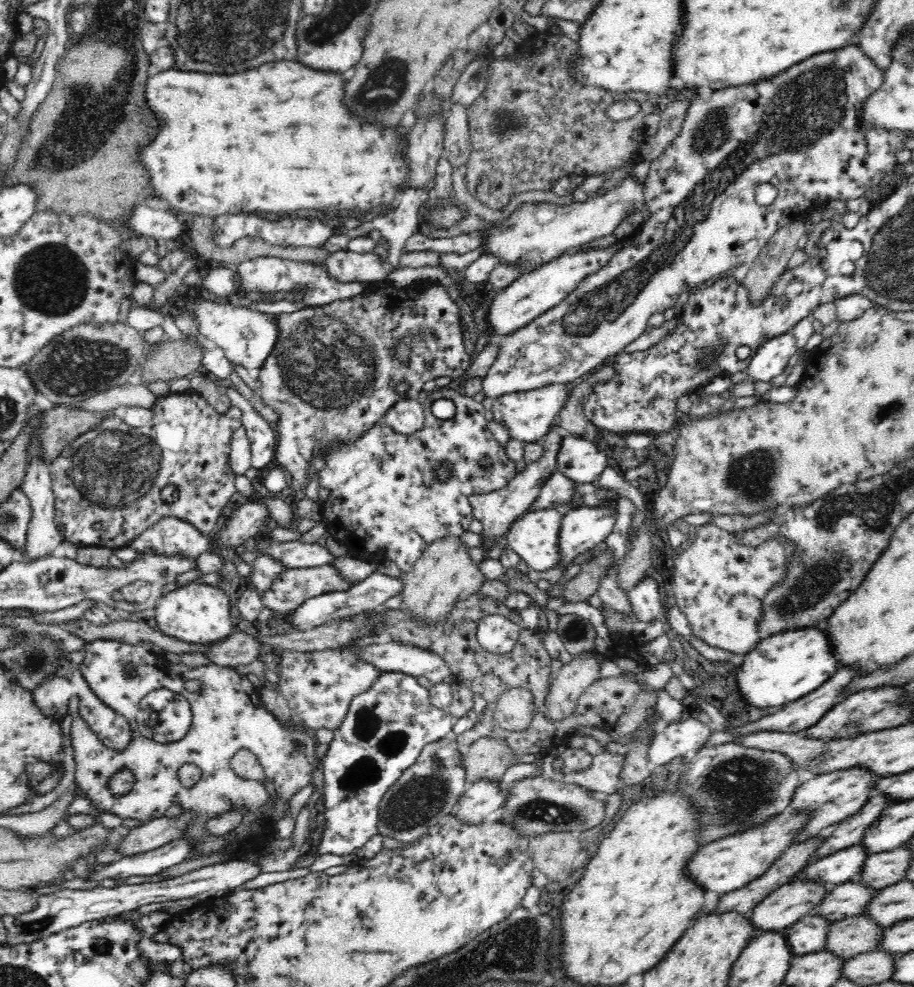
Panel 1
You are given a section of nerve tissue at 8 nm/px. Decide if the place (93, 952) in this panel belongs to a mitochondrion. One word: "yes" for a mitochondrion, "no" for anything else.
no

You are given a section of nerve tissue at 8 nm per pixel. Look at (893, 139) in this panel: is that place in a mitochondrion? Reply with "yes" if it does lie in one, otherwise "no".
no

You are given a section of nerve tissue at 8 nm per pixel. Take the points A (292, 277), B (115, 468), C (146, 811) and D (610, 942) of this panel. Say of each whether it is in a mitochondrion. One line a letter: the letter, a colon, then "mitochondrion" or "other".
A: other
B: mitochondrion
C: other
D: other

